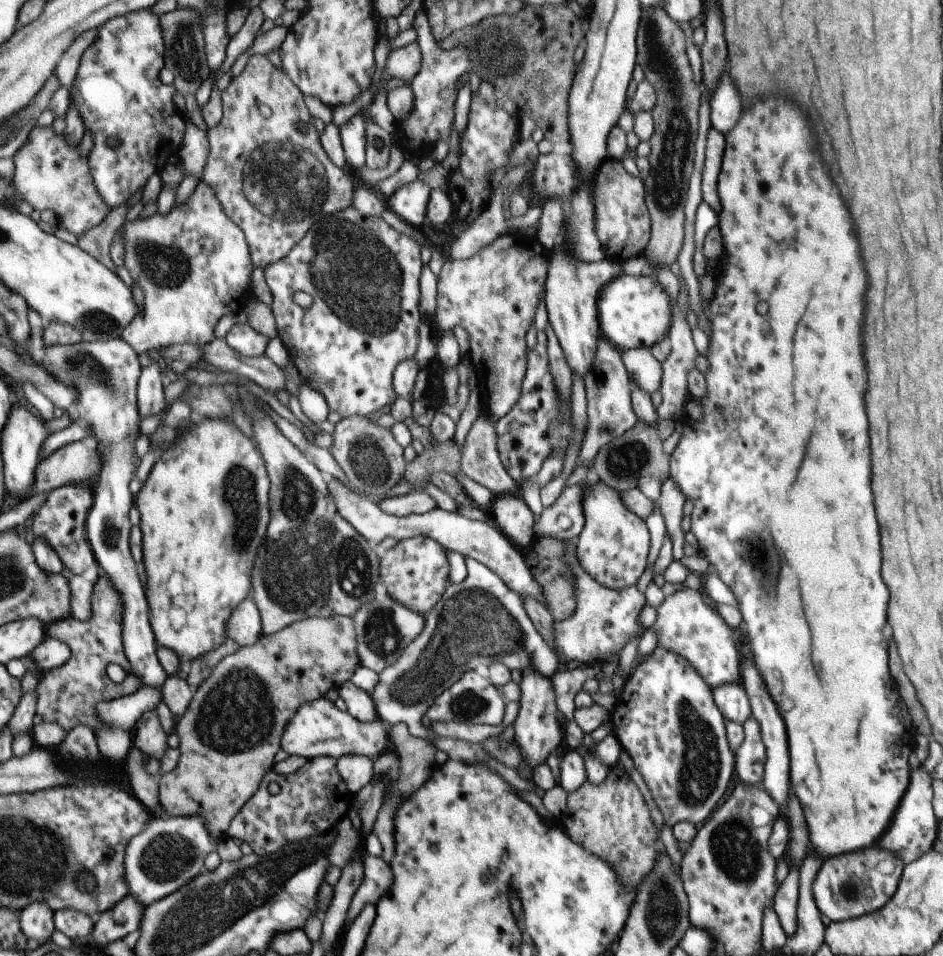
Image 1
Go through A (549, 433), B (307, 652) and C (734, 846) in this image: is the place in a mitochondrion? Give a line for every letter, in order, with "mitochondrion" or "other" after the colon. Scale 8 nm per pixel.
A: mitochondrion
B: other
C: mitochondrion

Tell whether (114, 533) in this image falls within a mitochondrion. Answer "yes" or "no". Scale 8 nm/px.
yes

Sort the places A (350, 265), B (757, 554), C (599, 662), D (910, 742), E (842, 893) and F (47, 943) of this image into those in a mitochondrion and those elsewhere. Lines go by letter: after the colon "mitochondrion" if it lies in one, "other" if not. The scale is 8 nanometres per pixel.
A: mitochondrion
B: mitochondrion
C: other
D: other
E: mitochondrion
F: other

